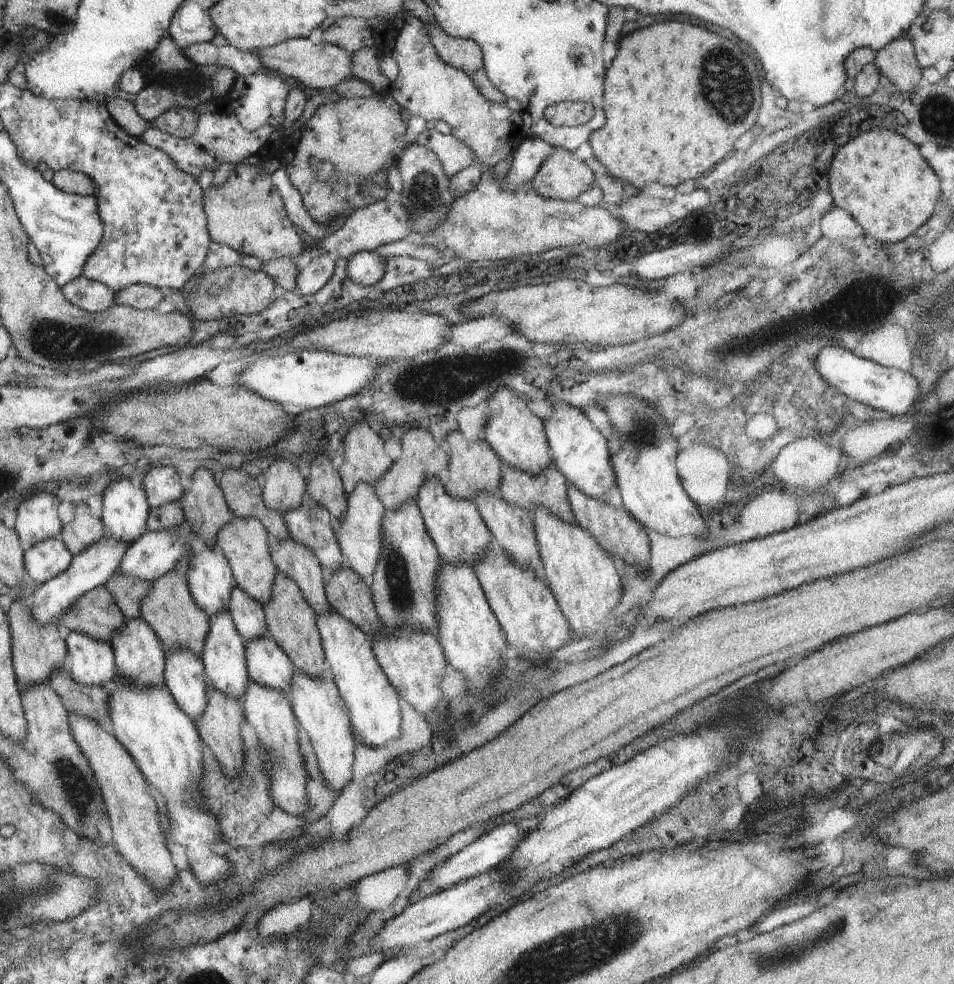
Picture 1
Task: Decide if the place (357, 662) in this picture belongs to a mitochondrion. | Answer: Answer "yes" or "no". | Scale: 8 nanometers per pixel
no

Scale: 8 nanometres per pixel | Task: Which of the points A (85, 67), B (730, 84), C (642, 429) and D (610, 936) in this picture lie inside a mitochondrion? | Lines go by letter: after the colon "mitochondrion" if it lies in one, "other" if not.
A: other
B: mitochondrion
C: mitochondrion
D: mitochondrion

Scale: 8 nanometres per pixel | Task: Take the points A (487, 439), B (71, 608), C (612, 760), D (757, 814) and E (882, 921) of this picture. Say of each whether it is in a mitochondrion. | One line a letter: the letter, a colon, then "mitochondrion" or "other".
A: other
B: other
C: other
D: other
E: other

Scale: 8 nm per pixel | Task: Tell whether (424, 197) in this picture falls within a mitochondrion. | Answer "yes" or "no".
yes

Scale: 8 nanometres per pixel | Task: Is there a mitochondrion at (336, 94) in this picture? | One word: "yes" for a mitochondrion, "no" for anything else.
no

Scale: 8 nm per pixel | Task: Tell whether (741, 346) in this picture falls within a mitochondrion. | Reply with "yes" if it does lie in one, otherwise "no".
yes

